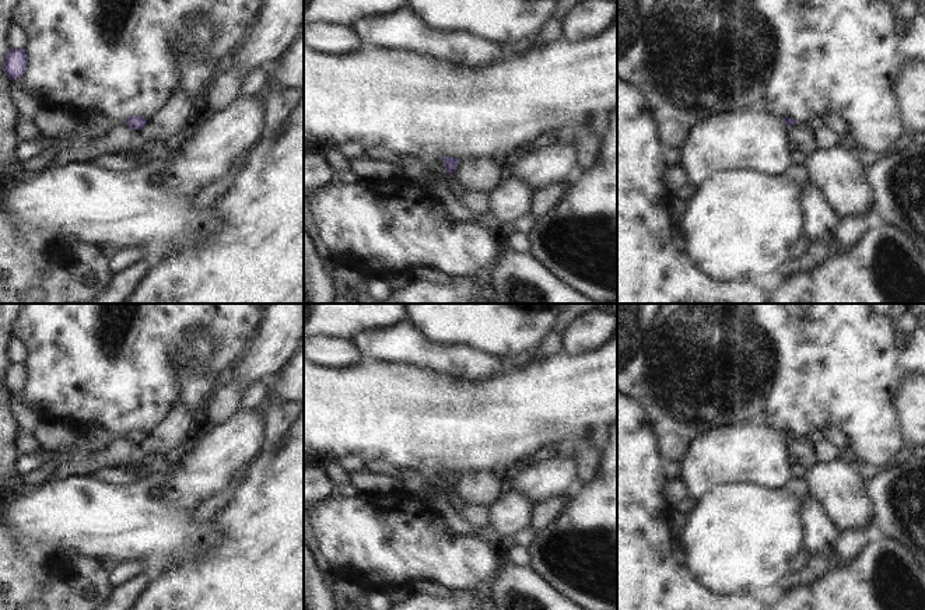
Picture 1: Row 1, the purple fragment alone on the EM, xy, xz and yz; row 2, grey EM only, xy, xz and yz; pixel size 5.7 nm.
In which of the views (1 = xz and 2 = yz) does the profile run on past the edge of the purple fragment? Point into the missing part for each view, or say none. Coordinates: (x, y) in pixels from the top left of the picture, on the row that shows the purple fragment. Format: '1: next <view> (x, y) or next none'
1: next none
2: next none

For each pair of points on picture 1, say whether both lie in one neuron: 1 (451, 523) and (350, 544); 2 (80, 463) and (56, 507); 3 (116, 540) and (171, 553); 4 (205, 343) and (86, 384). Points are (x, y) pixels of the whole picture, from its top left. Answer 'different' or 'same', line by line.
1: different
2: different
3: same
4: different

